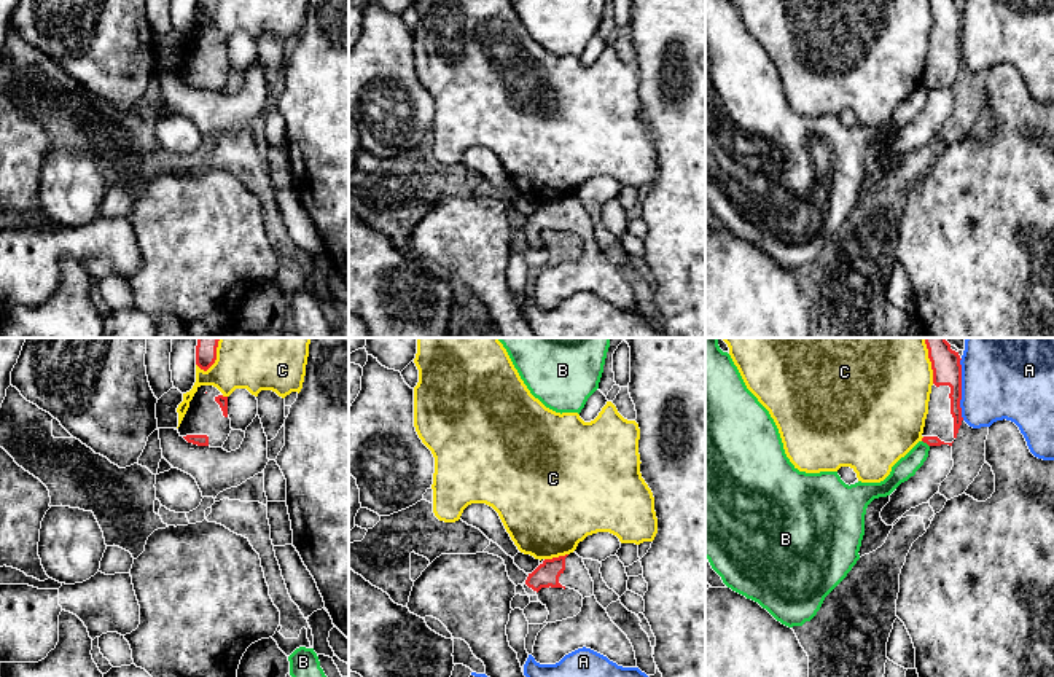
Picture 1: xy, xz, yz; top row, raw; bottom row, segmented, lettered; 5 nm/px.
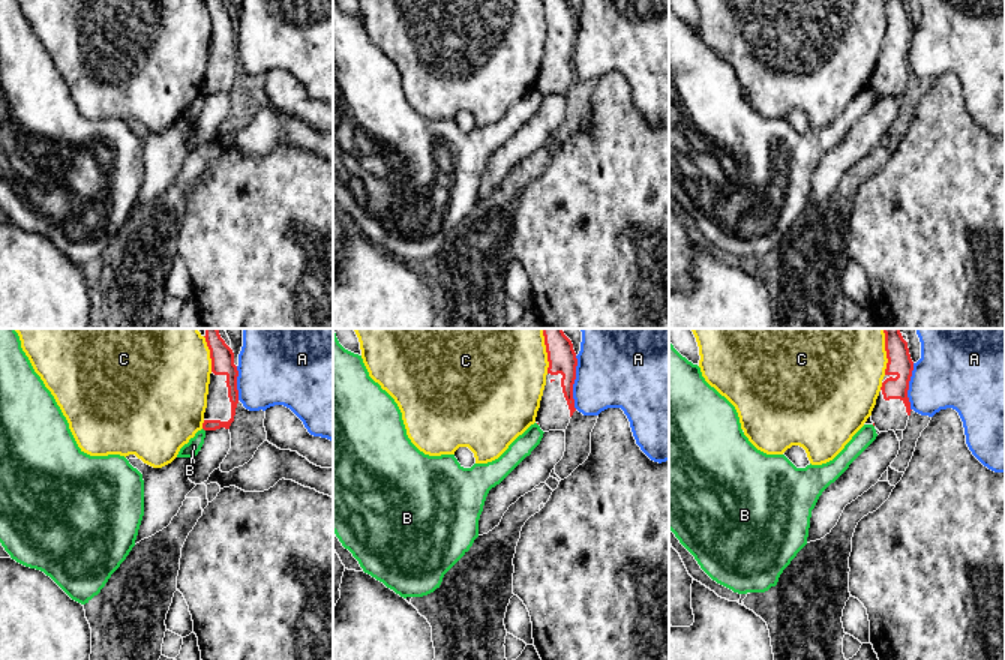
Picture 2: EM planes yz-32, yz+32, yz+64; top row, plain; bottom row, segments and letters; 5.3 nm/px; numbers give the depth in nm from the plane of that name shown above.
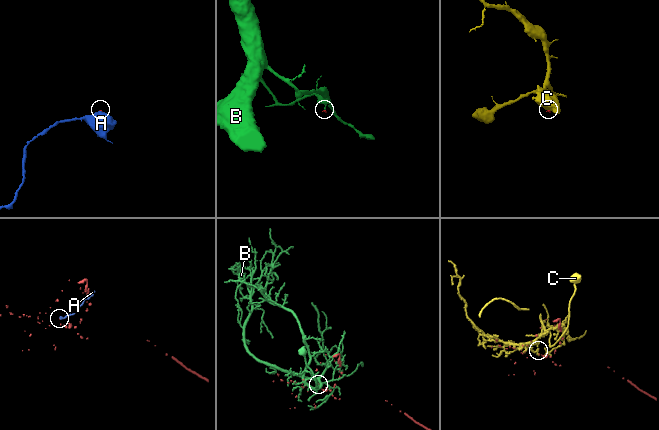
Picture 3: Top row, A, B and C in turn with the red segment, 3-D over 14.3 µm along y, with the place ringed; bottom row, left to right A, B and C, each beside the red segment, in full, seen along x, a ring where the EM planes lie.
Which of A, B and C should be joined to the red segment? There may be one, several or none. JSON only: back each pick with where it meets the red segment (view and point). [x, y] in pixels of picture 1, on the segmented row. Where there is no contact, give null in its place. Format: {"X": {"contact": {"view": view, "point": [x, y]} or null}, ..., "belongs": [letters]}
{"belongs": []}

